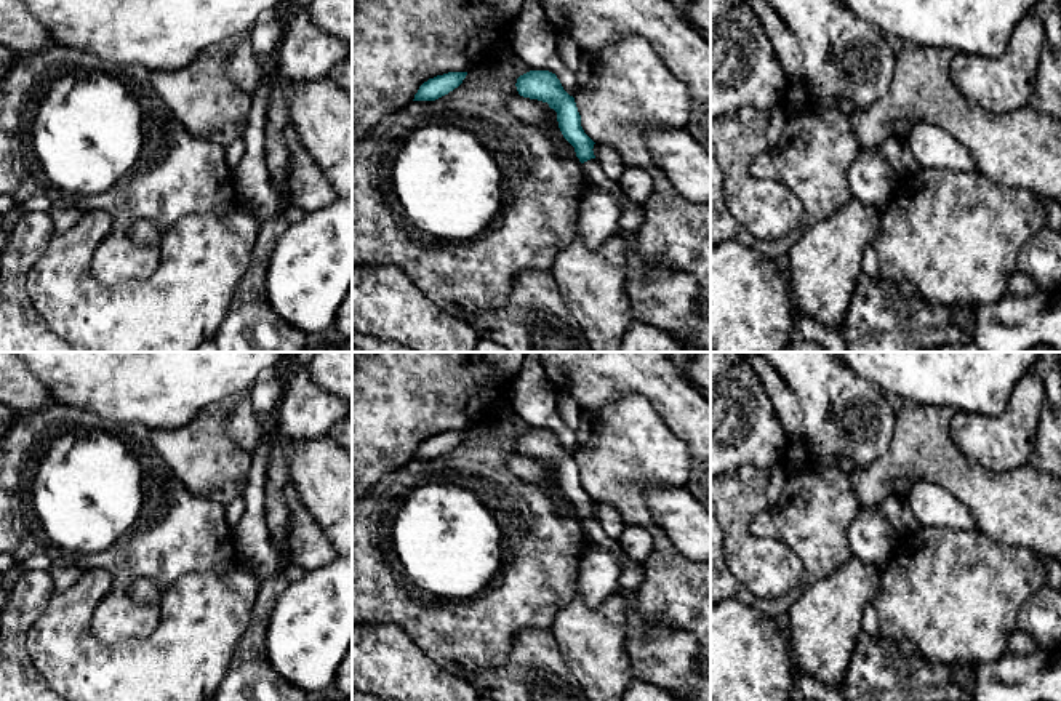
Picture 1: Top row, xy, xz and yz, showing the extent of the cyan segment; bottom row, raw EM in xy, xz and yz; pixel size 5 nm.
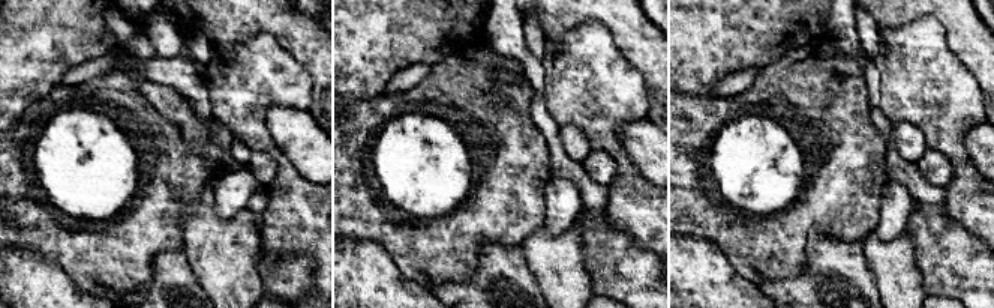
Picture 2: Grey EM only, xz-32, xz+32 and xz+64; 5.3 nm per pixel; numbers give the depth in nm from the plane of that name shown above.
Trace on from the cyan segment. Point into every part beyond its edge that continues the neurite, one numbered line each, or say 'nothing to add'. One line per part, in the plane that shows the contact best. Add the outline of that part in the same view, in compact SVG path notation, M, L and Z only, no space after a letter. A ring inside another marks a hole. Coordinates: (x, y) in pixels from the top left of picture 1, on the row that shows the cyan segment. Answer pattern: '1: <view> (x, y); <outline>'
1: xz (631, 220); M595 158L583 163L584 186L589 192L619 194L621 195L621 218L619 230L623 234L637 232L643 224L642 205L629 200L619 189L618 181L610 179L600 168Z

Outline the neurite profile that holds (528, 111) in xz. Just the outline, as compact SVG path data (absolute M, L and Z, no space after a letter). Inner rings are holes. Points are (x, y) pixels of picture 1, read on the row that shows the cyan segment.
M520 94L509 99L510 112L526 125L538 126L549 133L557 130L552 110L541 106L538 99L523 98Z

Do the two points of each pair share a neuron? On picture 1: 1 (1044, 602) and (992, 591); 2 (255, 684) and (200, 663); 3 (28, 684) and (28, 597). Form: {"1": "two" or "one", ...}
{"1": "two", "2": "two", "3": "one"}

